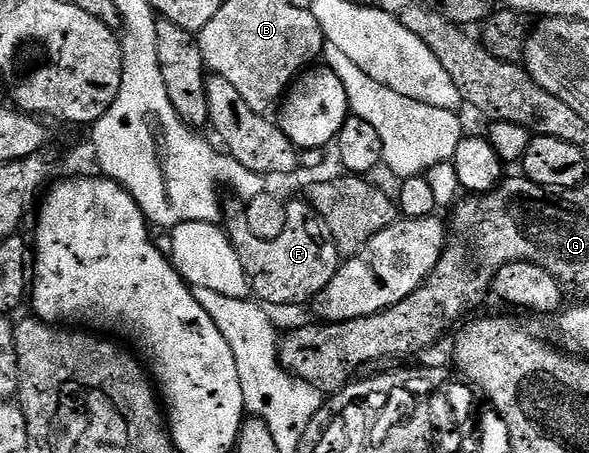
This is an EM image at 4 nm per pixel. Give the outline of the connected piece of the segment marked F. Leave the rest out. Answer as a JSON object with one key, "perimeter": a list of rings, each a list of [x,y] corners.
{"perimeter":[[[233,200],[233,203],[230,206],[228,203],[223,210],[223,229],[229,235],[229,240],[238,253],[239,260],[242,261],[252,293],[256,301],[269,308],[301,306],[304,302],[312,303],[317,295],[323,292],[323,288],[331,284],[335,272],[341,267],[343,261],[343,255],[337,251],[337,245],[331,236],[331,228],[327,228],[327,220],[323,220],[323,216],[307,200],[300,201],[288,203],[287,228],[275,240],[259,240],[259,236],[251,232],[245,219],[245,206],[240,201]]]}

